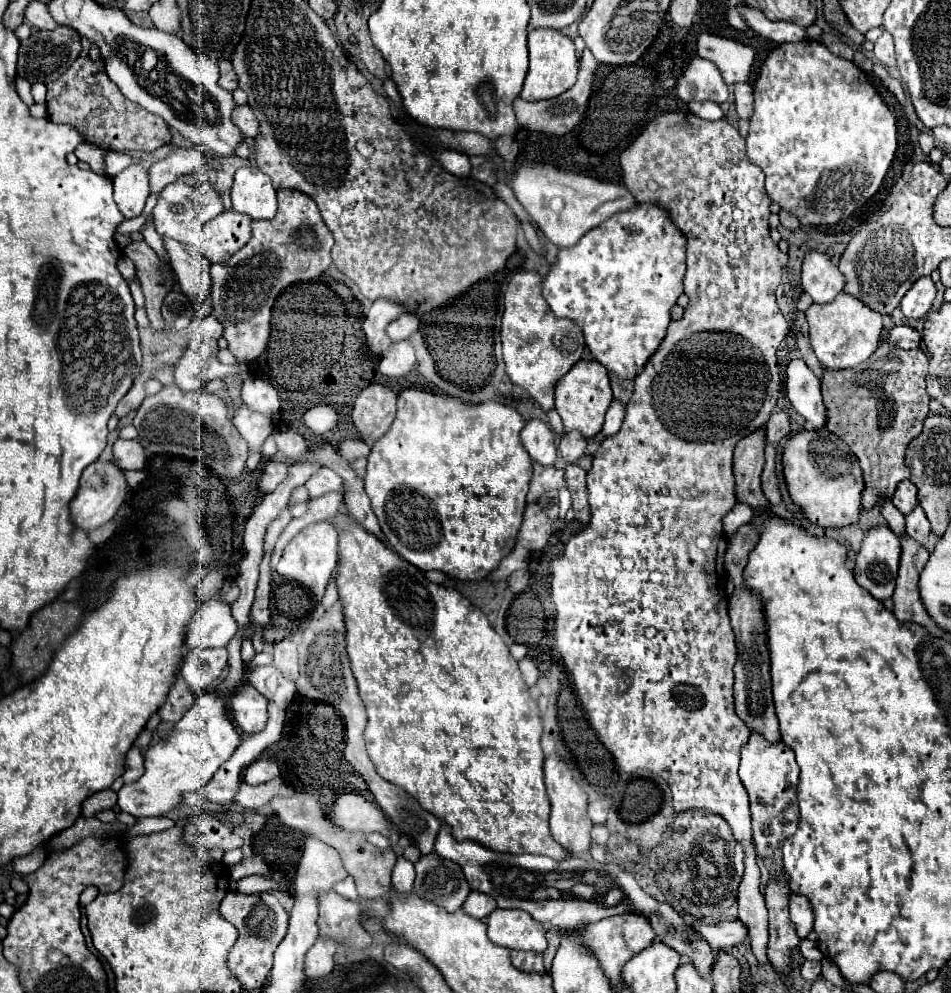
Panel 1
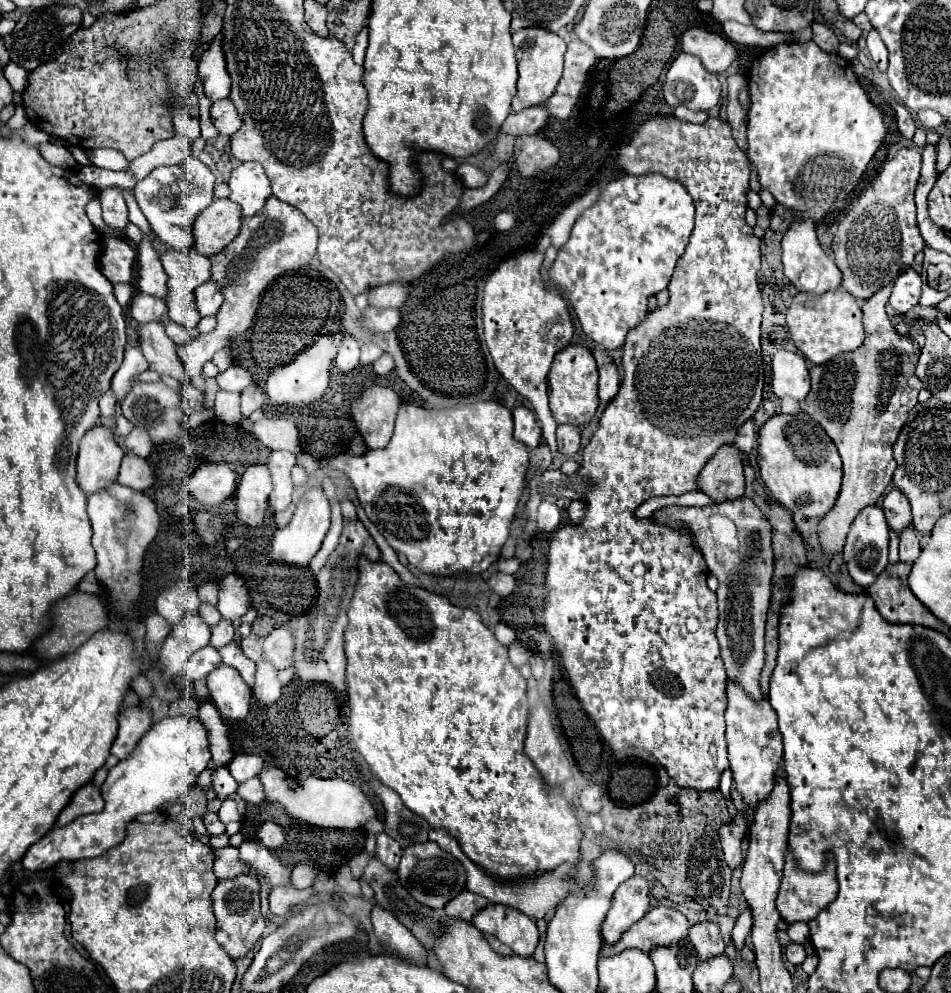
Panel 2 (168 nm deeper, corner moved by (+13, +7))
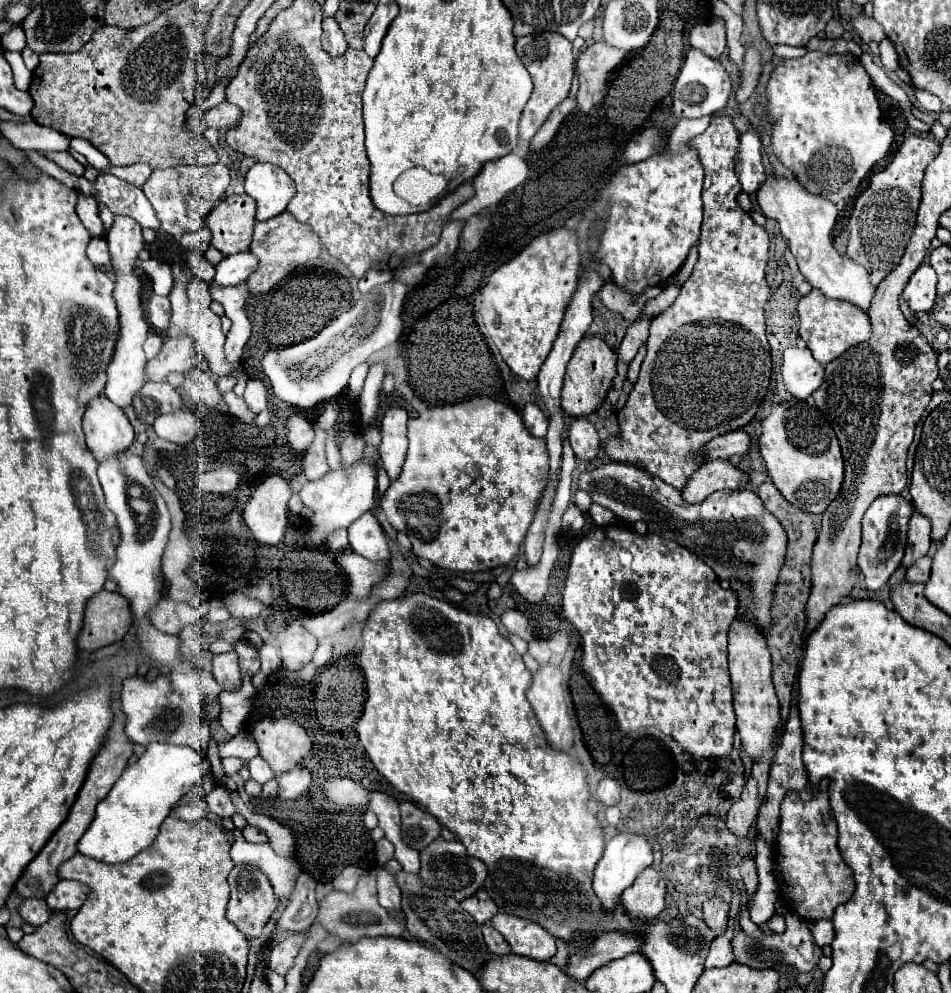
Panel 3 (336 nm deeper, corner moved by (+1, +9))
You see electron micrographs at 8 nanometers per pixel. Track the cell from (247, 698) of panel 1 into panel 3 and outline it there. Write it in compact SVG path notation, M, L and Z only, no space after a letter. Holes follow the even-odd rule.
M226 652L226 654L218 654L212 660L212 674L216 678L216 682L222 686L222 690L228 692L236 692L242 686L242 674L240 674L240 666L238 666L238 656L236 652Z

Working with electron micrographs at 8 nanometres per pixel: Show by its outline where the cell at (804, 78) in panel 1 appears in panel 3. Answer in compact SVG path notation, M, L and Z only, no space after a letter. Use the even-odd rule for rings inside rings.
M808 52L802 58L784 60L770 76L768 88L768 116L772 122L772 150L776 158L796 176L796 180L810 192L828 198L834 204L848 202L856 196L864 180L860 170L872 170L882 160L894 140L892 126L882 118L876 90L860 60L852 54L824 54Z

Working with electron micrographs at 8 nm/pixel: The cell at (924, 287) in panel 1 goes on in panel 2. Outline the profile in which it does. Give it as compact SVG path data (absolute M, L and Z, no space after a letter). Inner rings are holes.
M906 268L894 282L890 304L900 314L906 314L910 308L914 308L922 294L922 278L914 268Z

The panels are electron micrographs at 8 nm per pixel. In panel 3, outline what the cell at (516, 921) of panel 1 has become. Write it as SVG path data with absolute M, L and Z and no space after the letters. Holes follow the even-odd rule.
M496 914L496 918L492 918L492 926L506 938L512 952L520 956L548 962L556 952L554 936L536 922L510 914Z

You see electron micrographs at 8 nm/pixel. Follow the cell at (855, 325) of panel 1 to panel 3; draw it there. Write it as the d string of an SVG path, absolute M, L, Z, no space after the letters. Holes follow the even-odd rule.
M812 290L800 300L798 312L800 312L800 338L808 344L814 358L822 366L844 354L850 346L868 342L872 336L870 318L864 310L846 300L830 300L820 290Z

